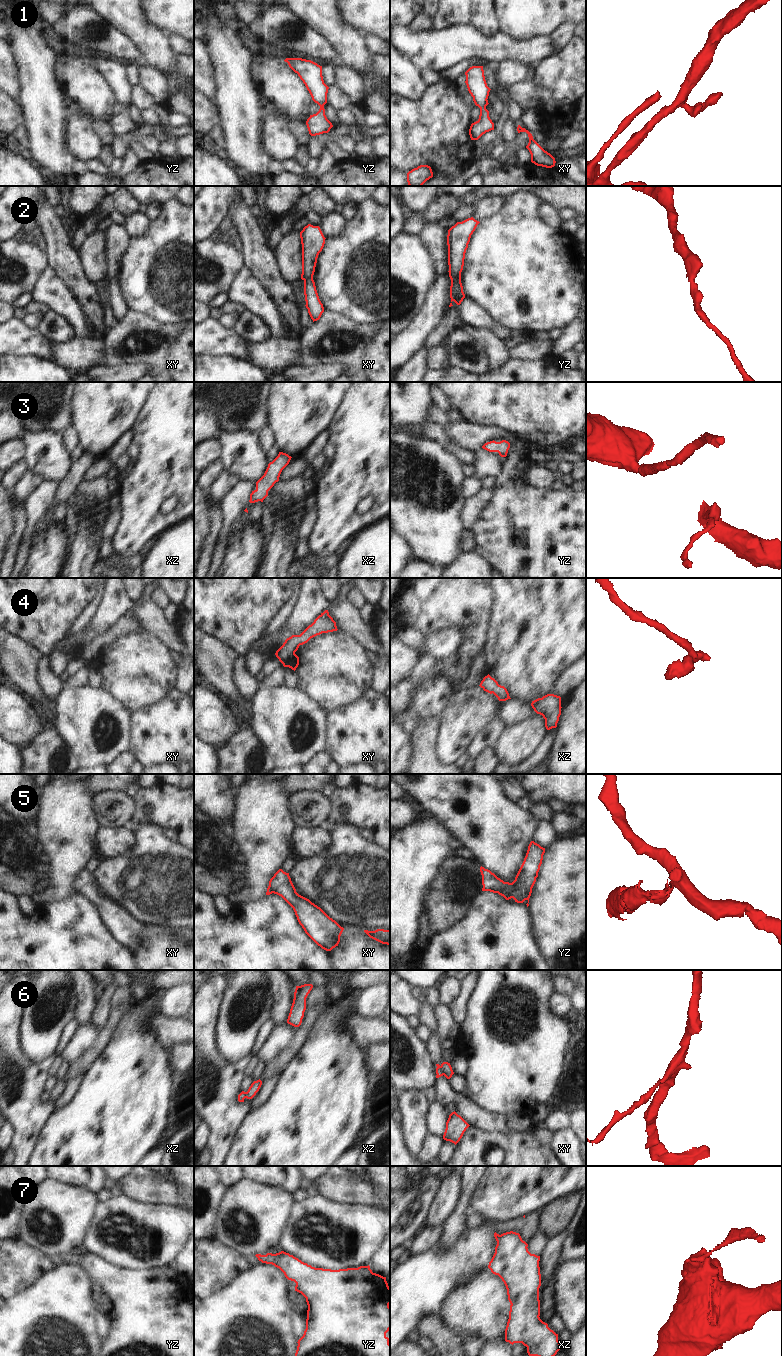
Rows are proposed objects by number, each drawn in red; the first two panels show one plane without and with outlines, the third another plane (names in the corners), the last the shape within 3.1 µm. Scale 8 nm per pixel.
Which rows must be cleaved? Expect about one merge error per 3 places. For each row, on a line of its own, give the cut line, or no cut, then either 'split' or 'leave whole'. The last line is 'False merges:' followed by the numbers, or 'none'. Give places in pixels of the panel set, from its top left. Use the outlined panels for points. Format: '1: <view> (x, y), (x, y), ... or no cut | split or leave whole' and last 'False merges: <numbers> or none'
1: no cut | leave whole
2: no cut | leave whole
3: no cut | leave whole
4: no cut | leave whole
5: yz (497, 892), (503, 892), (512, 897) | split
6: xy (440, 1066), (443, 1074) | split
7: no cut | leave whole
False merges: 5, 6

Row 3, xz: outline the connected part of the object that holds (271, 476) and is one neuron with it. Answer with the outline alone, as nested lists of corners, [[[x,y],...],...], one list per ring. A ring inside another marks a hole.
[[[279,452],[278,456],[268,464],[264,475],[256,482],[256,489],[250,494],[250,503],[263,500],[268,496],[268,491],[279,481],[282,470],[289,464],[291,456]]]

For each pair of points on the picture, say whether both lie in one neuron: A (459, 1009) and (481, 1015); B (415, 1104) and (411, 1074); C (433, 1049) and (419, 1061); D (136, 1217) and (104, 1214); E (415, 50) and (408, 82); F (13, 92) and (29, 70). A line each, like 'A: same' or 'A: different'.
A: different
B: different
C: different
D: same
E: different
F: different

